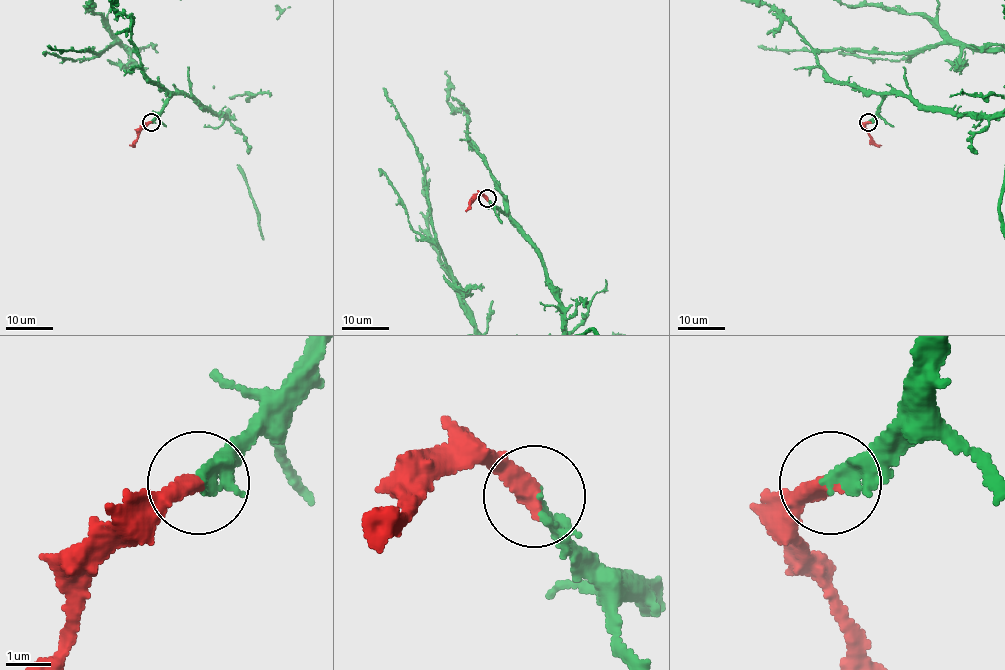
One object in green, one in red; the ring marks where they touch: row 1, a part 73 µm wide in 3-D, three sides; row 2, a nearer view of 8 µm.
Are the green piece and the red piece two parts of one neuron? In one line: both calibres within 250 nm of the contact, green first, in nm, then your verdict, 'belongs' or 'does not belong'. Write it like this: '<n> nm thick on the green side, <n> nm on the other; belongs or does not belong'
320 nm thick on the green side, 440 nm on the other; belongs

